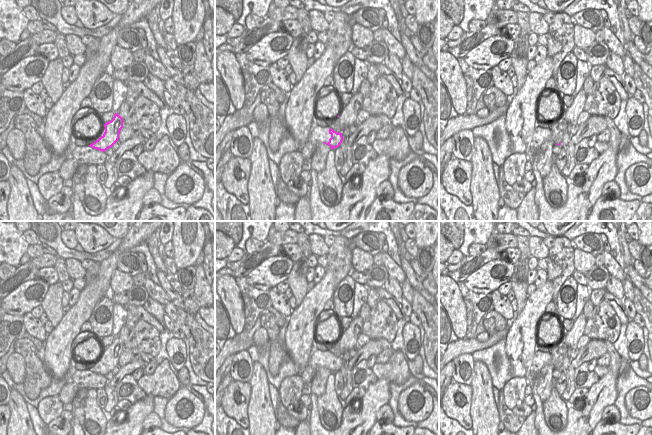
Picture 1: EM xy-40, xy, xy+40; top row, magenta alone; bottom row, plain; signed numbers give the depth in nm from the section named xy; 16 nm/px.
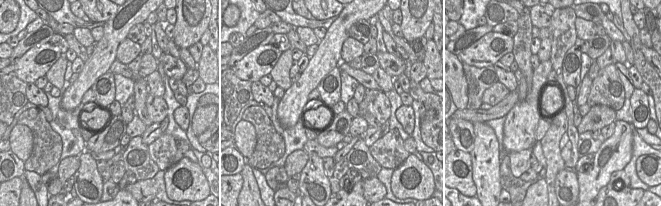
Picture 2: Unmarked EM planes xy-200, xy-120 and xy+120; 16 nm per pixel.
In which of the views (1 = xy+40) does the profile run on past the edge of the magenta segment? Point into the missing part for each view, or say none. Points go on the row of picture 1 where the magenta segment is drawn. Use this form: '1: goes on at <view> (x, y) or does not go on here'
1: does not go on here

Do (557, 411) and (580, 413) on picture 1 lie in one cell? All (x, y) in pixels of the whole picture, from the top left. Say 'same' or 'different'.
different

